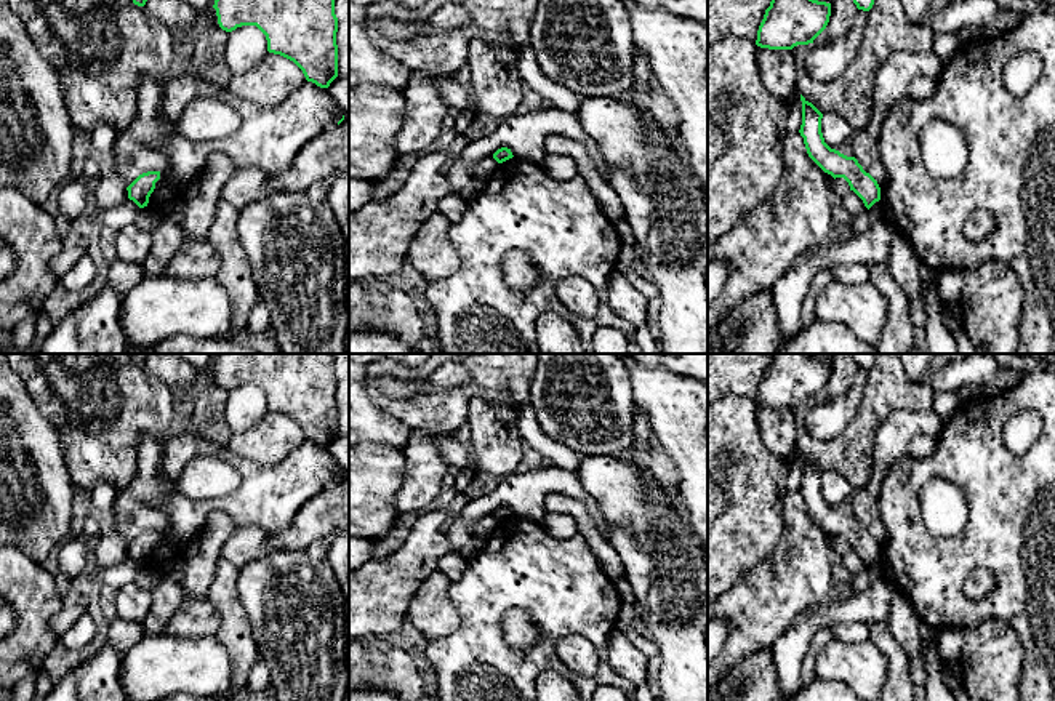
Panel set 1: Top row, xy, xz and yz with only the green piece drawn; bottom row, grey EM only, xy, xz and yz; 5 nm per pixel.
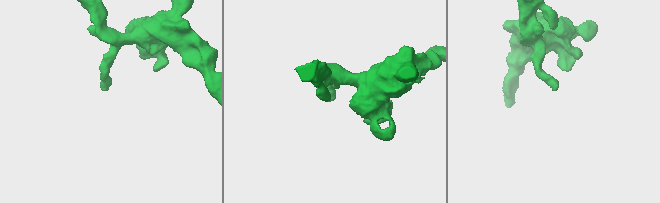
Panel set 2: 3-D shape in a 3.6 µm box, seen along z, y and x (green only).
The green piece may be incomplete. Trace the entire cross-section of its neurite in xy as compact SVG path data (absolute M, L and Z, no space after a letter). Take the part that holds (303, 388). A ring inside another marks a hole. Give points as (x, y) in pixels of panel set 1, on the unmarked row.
M216 354L213 367L223 389L256 384L267 399L267 410L293 419L307 440L328 447L338 435L338 376L331 354Z

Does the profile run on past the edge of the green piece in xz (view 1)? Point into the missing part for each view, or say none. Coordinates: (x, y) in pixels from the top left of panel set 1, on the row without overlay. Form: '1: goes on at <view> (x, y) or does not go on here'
1: does not go on here

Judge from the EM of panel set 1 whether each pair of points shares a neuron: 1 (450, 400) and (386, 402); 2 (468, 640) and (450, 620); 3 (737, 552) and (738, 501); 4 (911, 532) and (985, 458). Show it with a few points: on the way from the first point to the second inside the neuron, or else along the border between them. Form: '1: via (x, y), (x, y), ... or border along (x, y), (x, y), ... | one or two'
1: via (434, 407), (402, 407) | one
2: border along (449, 591), (460, 624), (433, 640) | two
3: via (737, 540), (738, 514) | one
4: via (903, 501), (903, 493), (929, 468), (954, 460) | one

